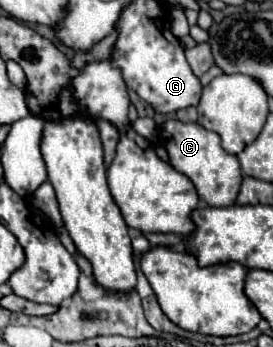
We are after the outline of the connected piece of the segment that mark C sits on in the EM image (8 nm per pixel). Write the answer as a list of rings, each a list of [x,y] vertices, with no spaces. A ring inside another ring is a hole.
[[[169,120],[161,126],[161,136],[165,140],[165,148],[169,152],[171,166],[191,178],[201,200],[205,200],[209,206],[233,206],[235,204],[239,196],[241,180],[243,180],[241,164],[237,156],[221,148],[217,134],[205,130],[203,126],[195,122]]]

